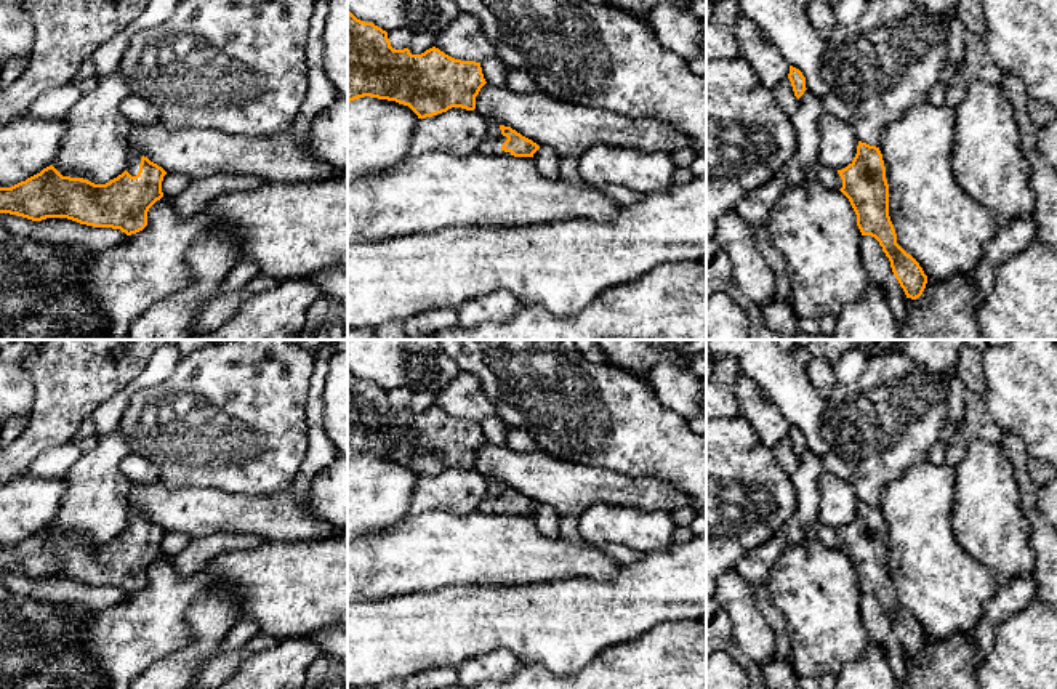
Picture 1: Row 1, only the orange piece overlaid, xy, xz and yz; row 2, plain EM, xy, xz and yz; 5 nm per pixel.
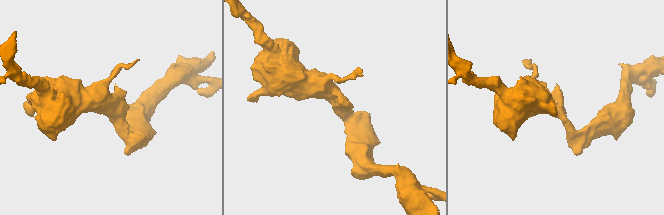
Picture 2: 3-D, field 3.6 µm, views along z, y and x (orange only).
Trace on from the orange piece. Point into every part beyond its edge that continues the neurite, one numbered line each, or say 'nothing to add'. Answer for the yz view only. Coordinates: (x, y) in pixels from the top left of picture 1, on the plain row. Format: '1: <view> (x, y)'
nothing to add

